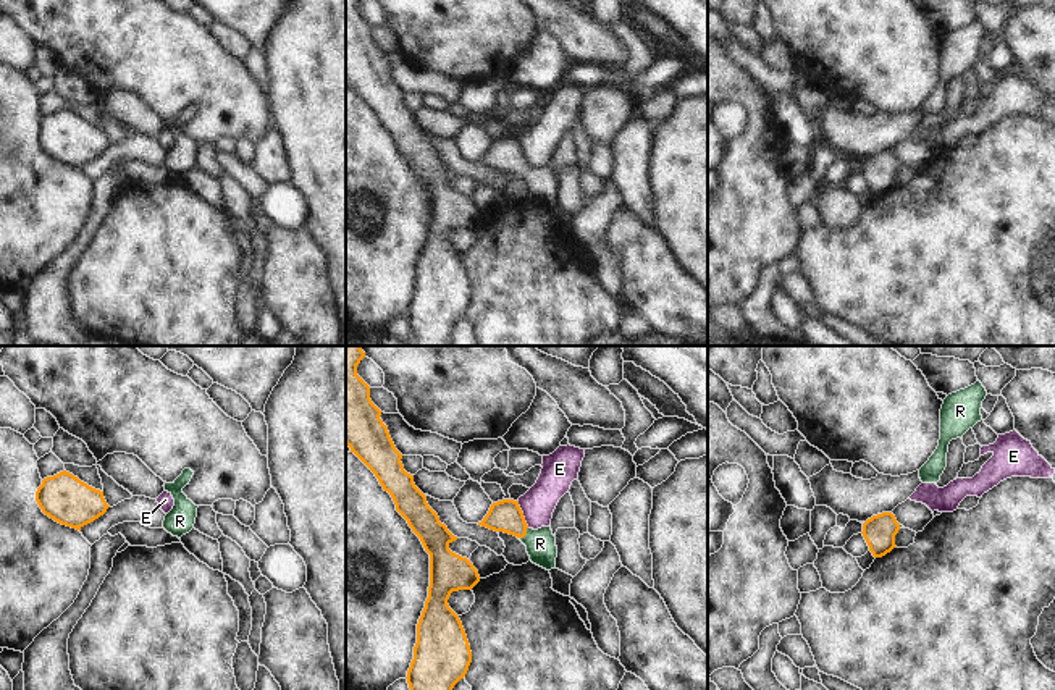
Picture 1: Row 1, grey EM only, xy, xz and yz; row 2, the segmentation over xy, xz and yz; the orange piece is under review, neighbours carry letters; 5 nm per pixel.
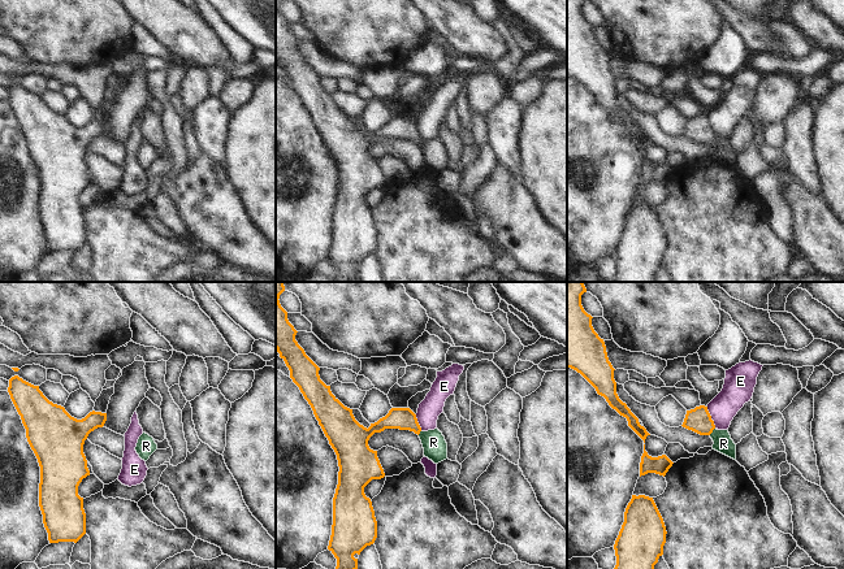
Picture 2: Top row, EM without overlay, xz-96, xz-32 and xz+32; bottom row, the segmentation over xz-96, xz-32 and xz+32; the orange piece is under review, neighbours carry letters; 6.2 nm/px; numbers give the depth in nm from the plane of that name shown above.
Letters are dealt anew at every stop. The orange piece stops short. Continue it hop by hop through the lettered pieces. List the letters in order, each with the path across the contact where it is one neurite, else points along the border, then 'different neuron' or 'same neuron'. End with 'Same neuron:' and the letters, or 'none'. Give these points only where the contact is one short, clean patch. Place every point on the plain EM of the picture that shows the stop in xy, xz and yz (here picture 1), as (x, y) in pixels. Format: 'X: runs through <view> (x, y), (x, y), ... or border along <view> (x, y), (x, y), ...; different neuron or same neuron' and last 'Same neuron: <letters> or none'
E: border along xz (517, 139), (529, 165); different neuron
R: runs through xz (506, 154), (525, 172), (540, 181); same neuron
Same neuron: R

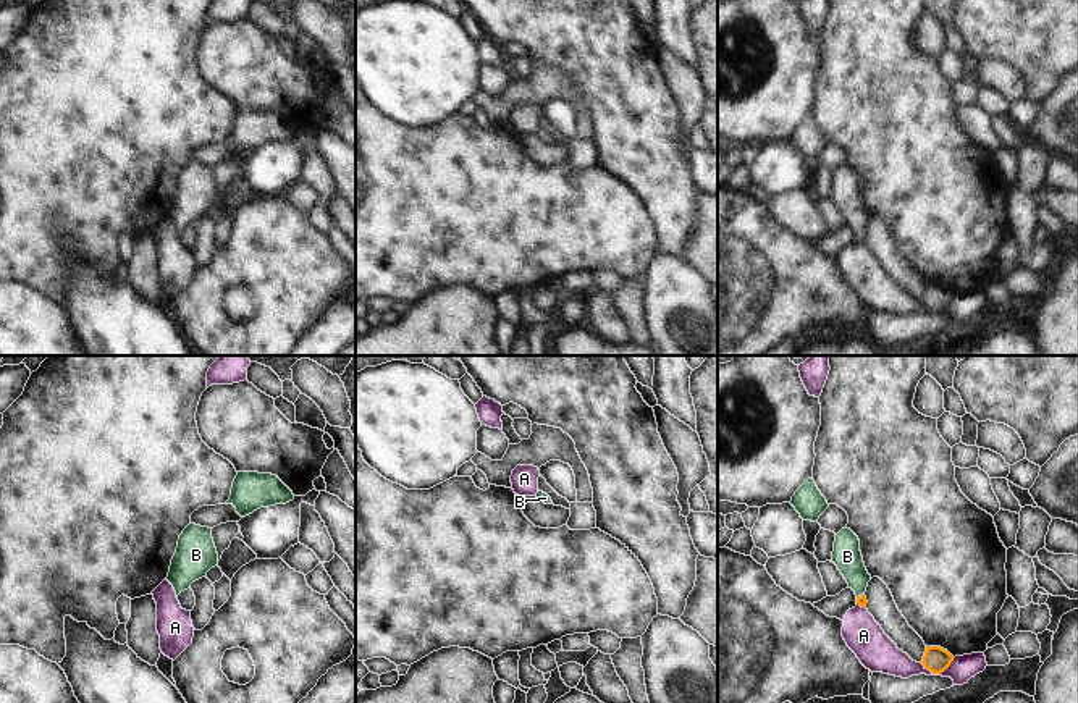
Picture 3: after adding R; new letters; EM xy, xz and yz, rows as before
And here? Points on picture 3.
A: different neuron
B: runs through yz (862, 238), (862, 233), (847, 194); same neuron
Same neuron: B

